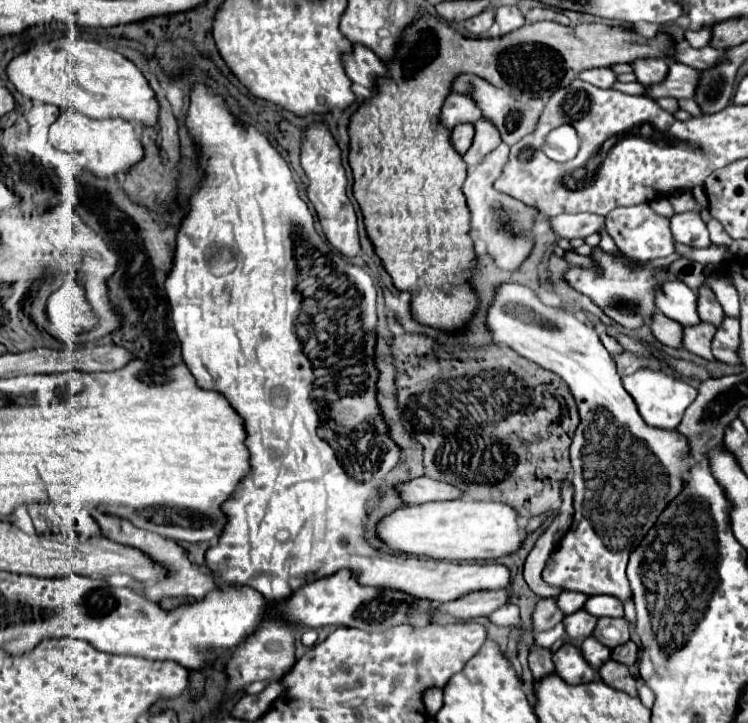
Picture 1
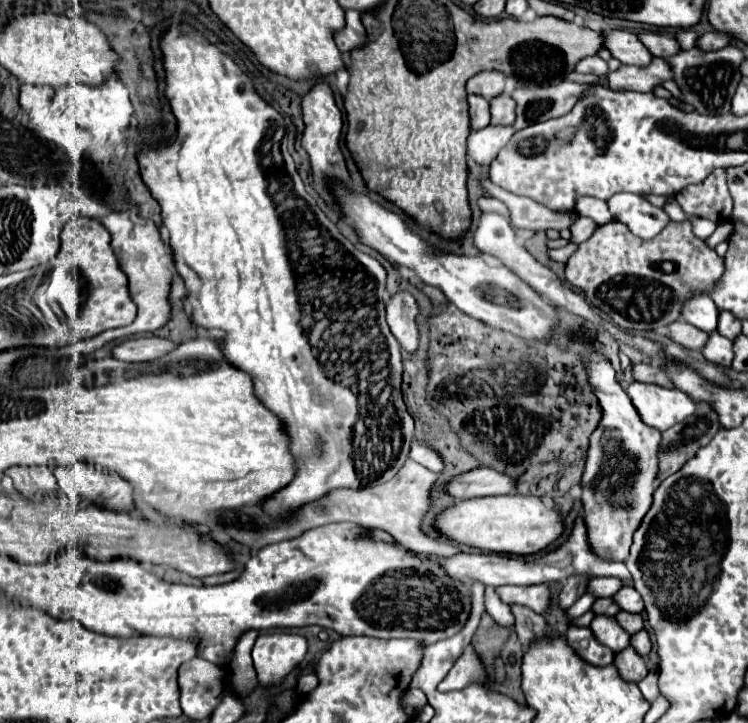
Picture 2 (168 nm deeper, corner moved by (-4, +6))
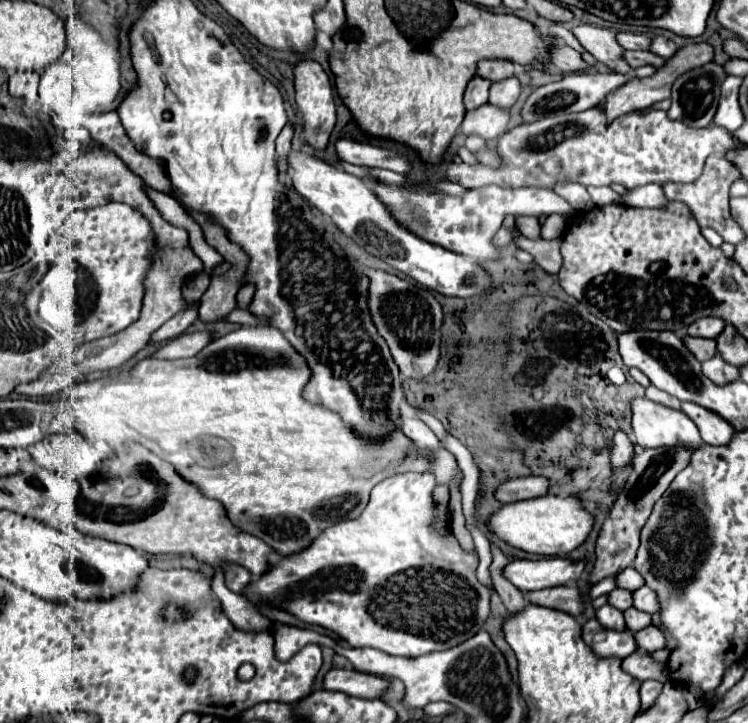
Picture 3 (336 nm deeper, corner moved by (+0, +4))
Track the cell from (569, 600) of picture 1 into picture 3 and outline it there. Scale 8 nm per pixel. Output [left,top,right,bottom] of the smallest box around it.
[618,567,644,591]

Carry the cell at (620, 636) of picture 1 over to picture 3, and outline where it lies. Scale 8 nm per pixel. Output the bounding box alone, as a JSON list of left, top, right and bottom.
[624,607,652,631]

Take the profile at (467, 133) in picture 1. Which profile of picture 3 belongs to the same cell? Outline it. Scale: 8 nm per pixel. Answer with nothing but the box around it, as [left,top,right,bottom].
[464,75,490,109]

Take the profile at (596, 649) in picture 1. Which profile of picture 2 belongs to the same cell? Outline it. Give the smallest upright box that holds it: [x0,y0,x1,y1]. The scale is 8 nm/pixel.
[590,615,630,653]

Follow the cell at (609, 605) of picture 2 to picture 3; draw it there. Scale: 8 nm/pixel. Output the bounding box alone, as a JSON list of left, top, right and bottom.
[608,589,632,611]

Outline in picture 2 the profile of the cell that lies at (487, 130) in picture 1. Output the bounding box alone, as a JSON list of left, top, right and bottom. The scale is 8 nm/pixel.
[490,95,514,125]

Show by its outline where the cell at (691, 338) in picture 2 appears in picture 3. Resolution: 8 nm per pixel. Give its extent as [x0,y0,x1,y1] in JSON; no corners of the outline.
[684,337,716,361]

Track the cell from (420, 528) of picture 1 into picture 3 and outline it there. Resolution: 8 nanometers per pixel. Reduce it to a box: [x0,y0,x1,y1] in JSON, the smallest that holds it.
[490,497,594,555]

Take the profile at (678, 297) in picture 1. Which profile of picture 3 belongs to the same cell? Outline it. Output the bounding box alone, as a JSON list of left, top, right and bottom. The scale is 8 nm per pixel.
[688,317,726,339]

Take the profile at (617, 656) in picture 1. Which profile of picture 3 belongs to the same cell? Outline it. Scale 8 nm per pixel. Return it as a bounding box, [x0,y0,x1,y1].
[636,625,666,653]

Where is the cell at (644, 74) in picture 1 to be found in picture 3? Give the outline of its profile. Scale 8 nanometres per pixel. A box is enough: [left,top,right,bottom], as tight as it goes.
[572,23,632,75]

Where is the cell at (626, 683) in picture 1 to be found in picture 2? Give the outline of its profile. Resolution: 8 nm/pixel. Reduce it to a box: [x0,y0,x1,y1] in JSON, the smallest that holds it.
[614,647,648,683]

